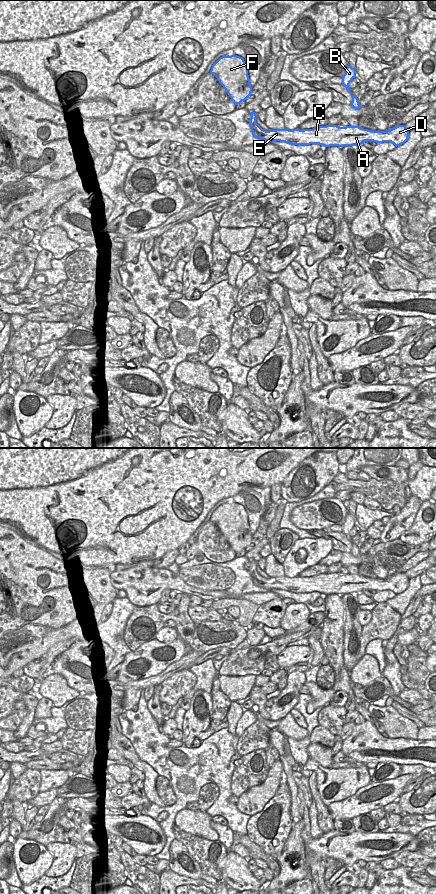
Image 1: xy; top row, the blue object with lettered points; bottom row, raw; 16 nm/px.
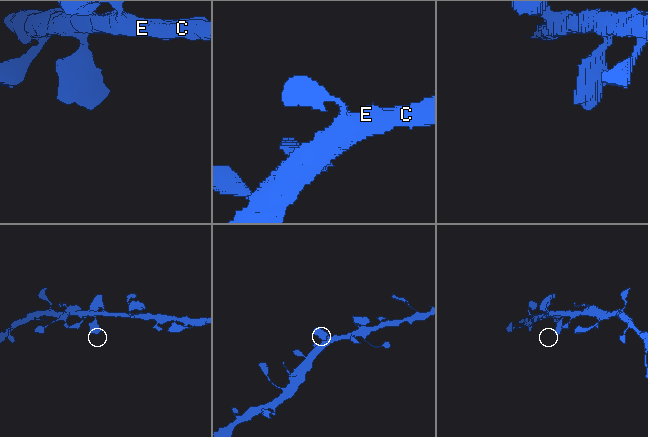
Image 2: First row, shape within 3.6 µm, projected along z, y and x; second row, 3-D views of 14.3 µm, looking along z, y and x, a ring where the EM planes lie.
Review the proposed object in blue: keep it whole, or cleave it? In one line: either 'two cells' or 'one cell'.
one cell

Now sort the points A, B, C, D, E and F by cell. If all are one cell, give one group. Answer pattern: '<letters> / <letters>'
A B C D E F

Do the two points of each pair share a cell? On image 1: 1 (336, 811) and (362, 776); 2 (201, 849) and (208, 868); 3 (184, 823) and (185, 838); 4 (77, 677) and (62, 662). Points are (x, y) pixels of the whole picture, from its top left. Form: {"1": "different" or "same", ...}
{"1": "different", "2": "same", "3": "different", "4": "same"}

